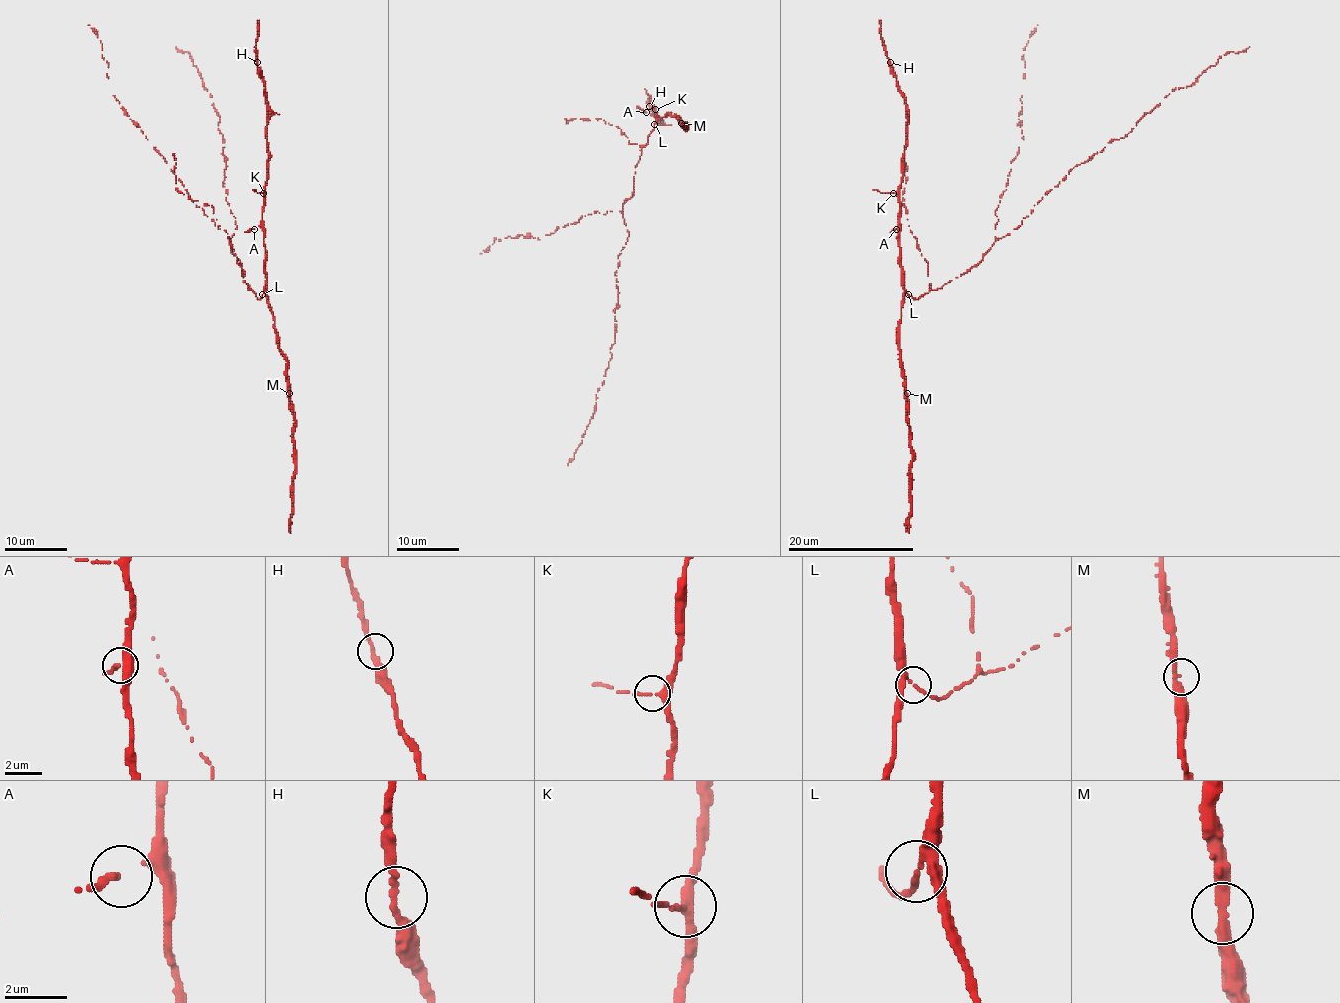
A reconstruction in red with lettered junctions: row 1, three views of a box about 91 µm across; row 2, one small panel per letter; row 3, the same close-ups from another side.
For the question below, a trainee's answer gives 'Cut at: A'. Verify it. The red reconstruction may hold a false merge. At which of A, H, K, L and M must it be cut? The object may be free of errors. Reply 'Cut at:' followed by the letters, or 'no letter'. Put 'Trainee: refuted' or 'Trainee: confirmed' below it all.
Cut at: no letter
Trainee: refuted

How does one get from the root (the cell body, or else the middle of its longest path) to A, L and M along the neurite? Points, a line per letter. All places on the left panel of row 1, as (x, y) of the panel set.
A: (235, 255), (242, 263), (243, 280), (259, 299), (267, 288), (265, 247), (263, 230), (259, 226), (254, 229)
L: (235, 255), (242, 263), (242, 276), (248, 288), (259, 299), (262, 295)
M: (235, 255), (248, 288), (259, 299), (263, 293), (267, 298), (278, 348), (287, 362), (289, 393)

